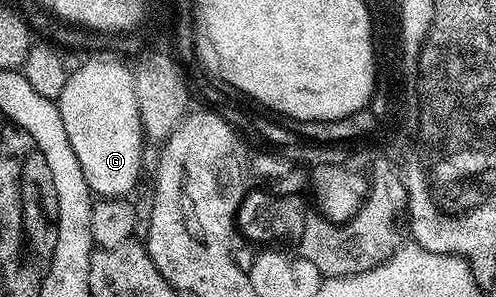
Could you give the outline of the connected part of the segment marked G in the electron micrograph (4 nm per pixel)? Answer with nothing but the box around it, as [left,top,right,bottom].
[56,59,143,198]

